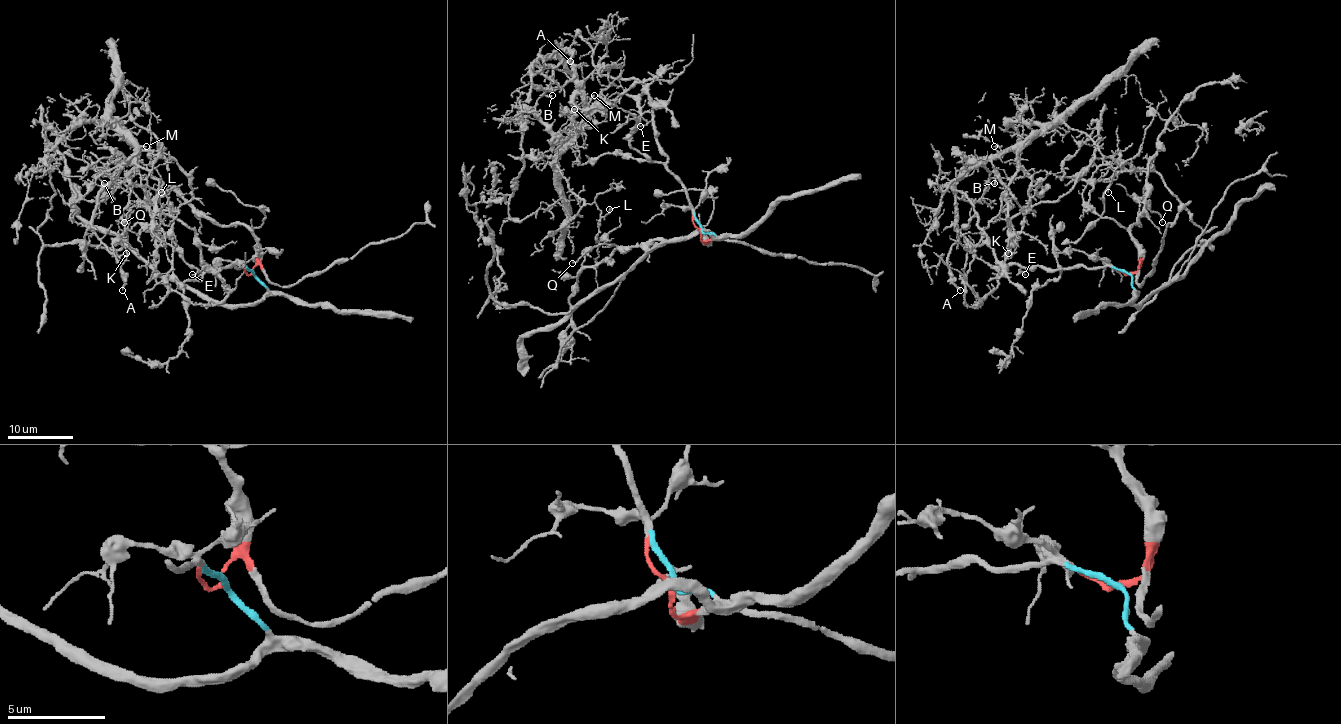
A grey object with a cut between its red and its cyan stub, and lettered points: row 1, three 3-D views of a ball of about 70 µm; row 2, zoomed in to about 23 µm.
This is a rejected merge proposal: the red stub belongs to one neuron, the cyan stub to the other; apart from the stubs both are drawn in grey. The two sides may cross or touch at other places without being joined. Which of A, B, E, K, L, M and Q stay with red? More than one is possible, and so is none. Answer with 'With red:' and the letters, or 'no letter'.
With red: Q

